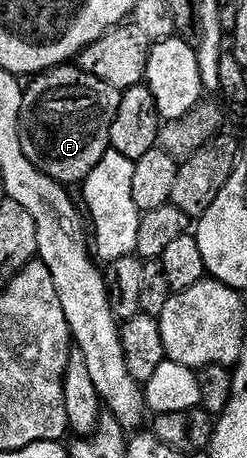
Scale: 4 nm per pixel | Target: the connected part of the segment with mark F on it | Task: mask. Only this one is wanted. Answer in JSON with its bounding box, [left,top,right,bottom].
[18,64,121,184]

